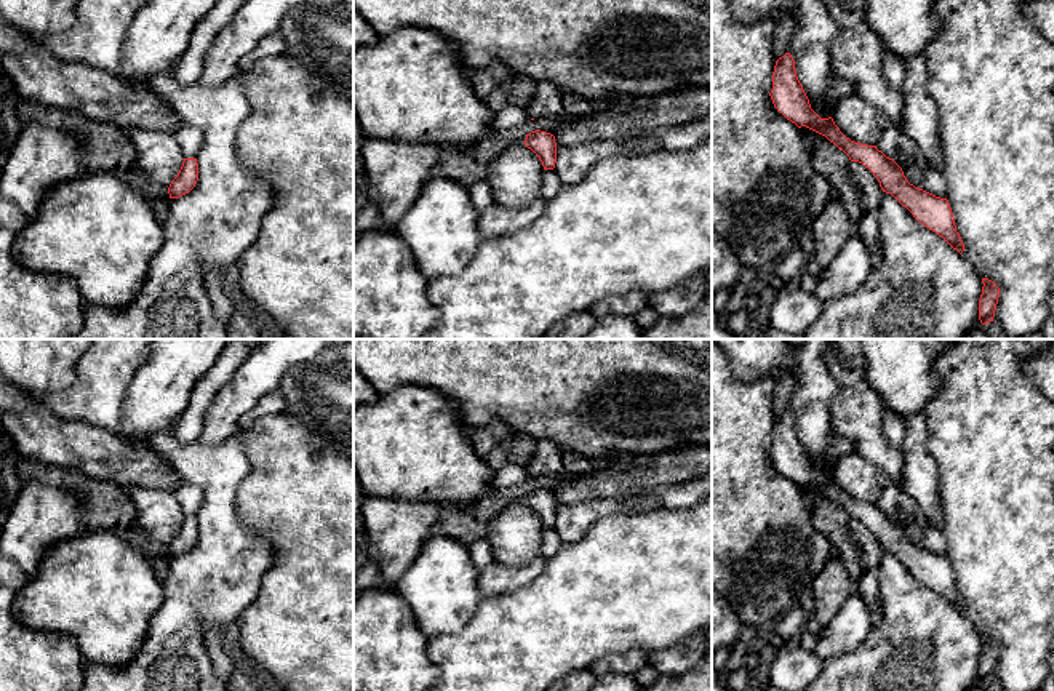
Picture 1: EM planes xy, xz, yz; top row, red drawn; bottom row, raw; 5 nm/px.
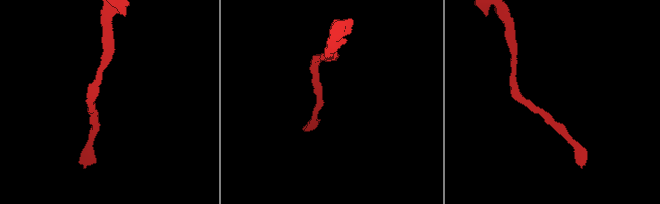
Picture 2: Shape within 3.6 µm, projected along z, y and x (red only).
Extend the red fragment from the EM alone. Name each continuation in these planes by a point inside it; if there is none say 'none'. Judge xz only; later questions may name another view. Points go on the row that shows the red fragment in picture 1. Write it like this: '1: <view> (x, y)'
none

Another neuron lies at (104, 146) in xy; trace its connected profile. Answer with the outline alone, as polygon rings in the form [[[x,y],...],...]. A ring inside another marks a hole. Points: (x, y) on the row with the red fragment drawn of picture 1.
[[[21,101],[21,122],[38,122],[72,131],[82,144],[80,174],[110,171],[149,198],[168,198],[166,189],[157,187],[136,166],[134,146],[128,133],[114,125],[90,120],[78,110],[56,109]]]

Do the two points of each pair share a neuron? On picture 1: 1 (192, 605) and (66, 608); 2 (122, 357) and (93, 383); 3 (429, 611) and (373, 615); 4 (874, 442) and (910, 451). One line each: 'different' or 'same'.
1: different
2: same
3: different
4: different

